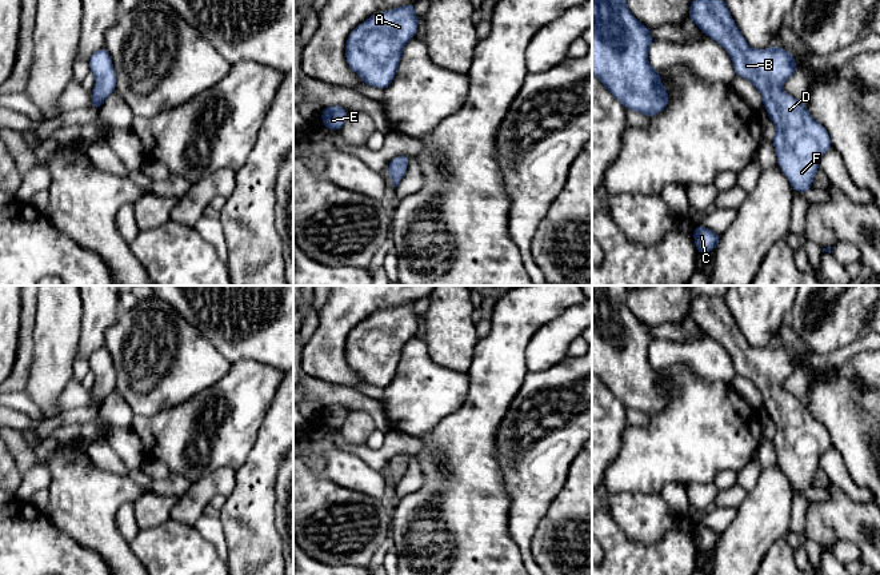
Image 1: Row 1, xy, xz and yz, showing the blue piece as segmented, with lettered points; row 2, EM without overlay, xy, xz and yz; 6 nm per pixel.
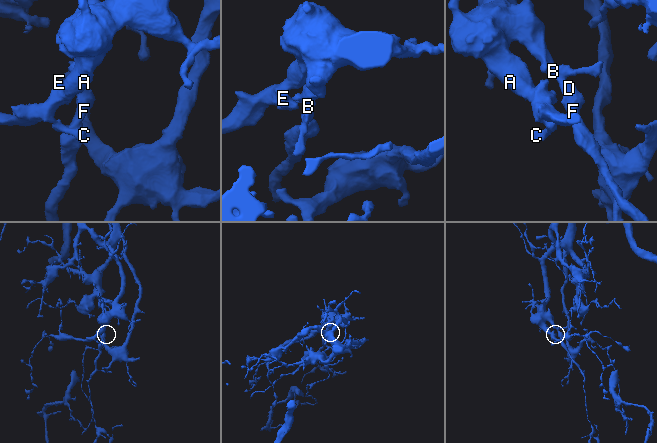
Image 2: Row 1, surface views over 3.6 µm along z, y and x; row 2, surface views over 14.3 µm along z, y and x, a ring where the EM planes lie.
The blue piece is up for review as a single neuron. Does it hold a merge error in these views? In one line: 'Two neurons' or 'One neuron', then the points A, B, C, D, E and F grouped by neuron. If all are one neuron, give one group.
One neuron. Groups: A B C D E F

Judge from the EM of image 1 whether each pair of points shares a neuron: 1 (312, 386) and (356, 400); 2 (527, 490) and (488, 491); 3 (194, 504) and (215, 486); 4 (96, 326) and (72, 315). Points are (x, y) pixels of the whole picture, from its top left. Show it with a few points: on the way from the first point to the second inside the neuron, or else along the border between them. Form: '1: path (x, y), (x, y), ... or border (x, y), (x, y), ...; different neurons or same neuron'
1: path (323, 392), (327, 395), (346, 395); same neuron
2: border (498, 460), (510, 498), (508, 522); different neurons
3: path (199, 499), (210, 488); same neuron
4: border (82, 299), (82, 330), (75, 350); different neurons

